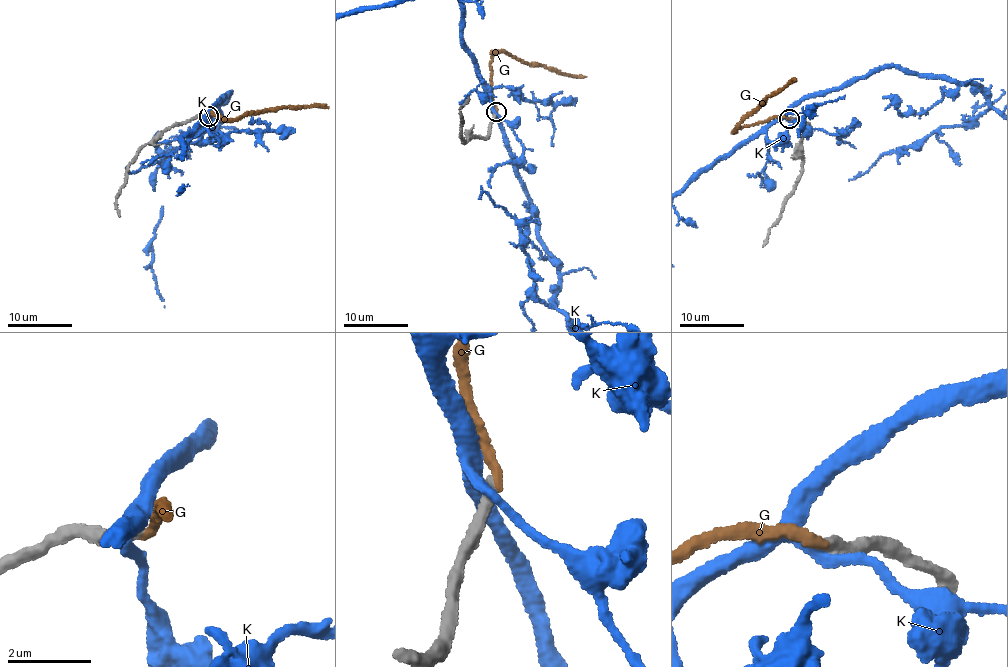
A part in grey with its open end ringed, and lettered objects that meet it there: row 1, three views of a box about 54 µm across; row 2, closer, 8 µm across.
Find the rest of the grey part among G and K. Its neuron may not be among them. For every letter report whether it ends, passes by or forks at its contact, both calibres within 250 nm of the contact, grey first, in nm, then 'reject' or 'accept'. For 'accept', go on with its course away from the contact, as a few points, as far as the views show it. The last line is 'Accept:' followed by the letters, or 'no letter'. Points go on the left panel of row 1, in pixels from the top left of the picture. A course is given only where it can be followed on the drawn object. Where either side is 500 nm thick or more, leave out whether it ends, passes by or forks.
G: it ends | 320/240 nm | accept | via (209, 116), (213, 111), (230, 118), (242, 118), (286, 107), (328, 108)
K: it passes by | 360/240 nm | reject
Accept: G

